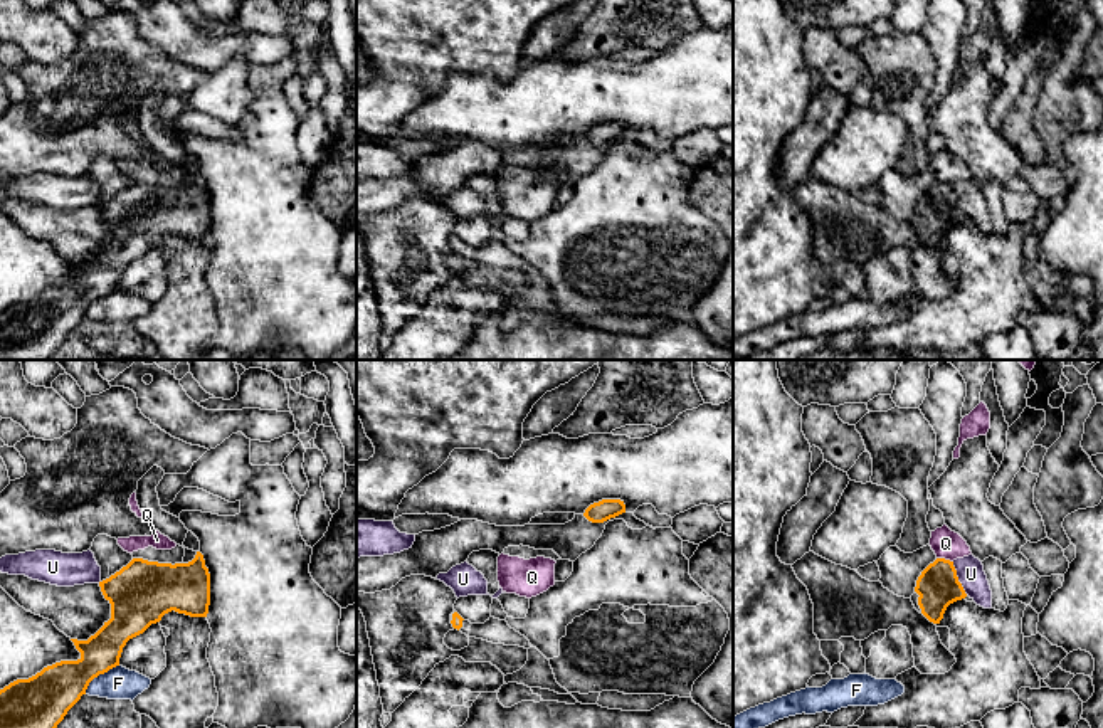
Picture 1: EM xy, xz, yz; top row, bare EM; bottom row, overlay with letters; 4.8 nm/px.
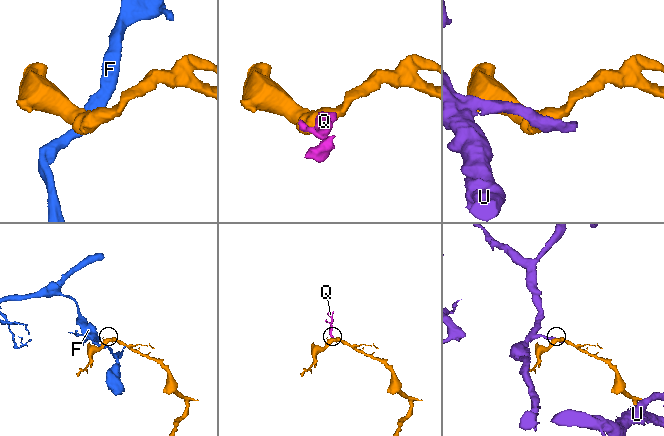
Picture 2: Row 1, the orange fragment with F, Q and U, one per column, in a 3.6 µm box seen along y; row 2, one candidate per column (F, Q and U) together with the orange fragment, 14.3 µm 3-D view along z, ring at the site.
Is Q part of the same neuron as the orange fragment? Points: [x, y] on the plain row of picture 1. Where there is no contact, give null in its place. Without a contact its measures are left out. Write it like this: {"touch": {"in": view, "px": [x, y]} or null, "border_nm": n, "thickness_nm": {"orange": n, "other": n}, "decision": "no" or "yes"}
{"touch": {"in": "yz", "px": [944, 182]}, "border_nm": 80, "thickness_nm": {"orange": 200, "other": 140}, "decision": "no"}

